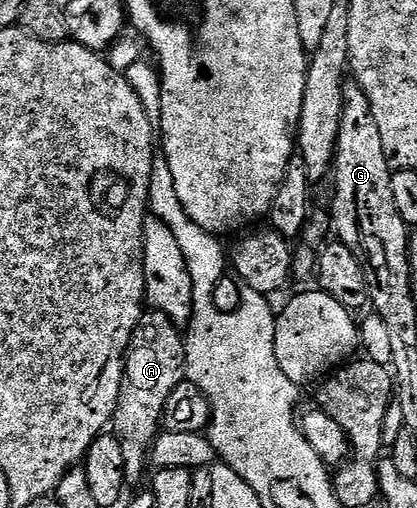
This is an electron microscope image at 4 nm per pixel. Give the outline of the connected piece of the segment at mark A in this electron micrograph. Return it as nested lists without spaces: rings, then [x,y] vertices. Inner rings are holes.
[[[159,313],[149,314],[140,320],[134,329],[124,358],[124,379],[121,381],[121,396],[110,424],[116,439],[121,443],[125,462],[125,477],[129,484],[136,483],[144,475],[144,466],[149,466],[149,452],[160,435],[163,410],[175,387],[186,379],[184,370],[184,339],[177,326]]]

